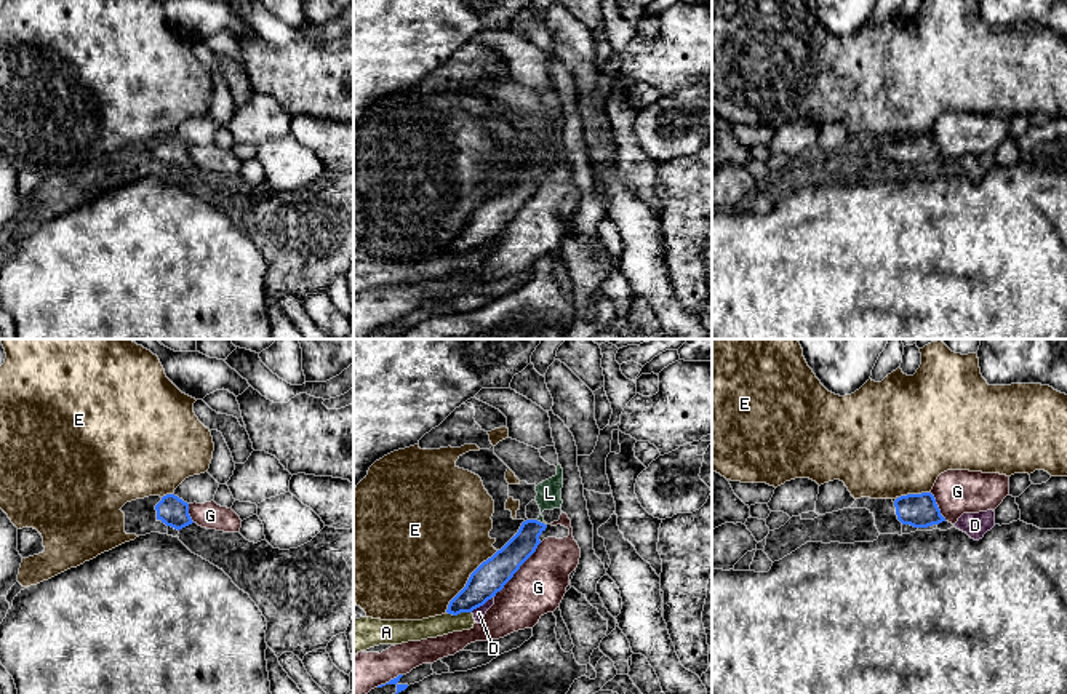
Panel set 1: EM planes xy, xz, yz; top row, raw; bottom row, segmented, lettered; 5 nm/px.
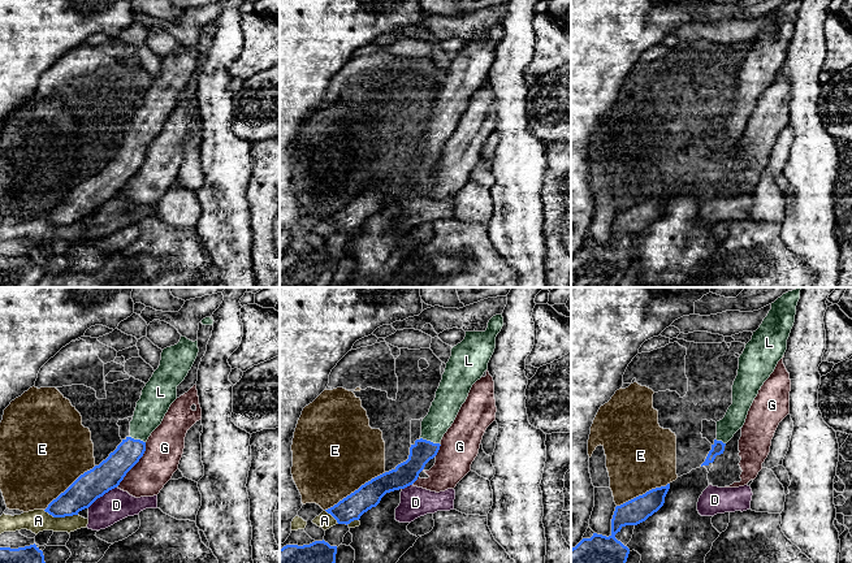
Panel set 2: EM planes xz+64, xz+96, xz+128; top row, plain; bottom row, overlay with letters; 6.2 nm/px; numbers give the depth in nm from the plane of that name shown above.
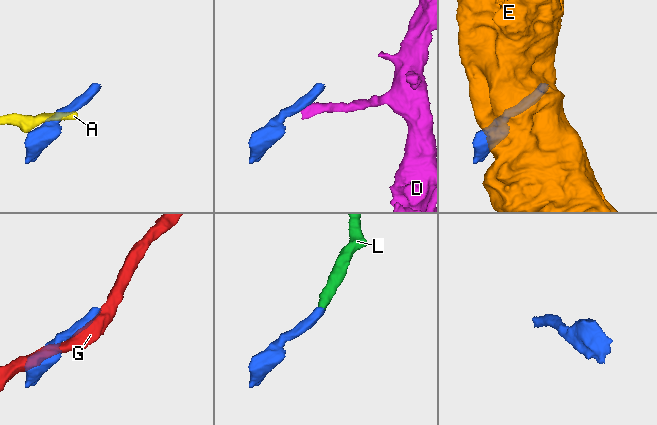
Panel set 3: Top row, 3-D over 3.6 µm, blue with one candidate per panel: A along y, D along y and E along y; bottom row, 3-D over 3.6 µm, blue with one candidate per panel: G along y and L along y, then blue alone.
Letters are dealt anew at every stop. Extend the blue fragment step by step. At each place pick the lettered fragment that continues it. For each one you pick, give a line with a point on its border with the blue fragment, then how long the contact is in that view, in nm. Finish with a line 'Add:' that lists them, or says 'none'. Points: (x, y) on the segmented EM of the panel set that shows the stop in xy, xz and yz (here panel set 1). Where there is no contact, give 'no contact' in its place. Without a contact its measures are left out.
L: meets blue in xz at (539, 522); contact 60 nm long
Add: L

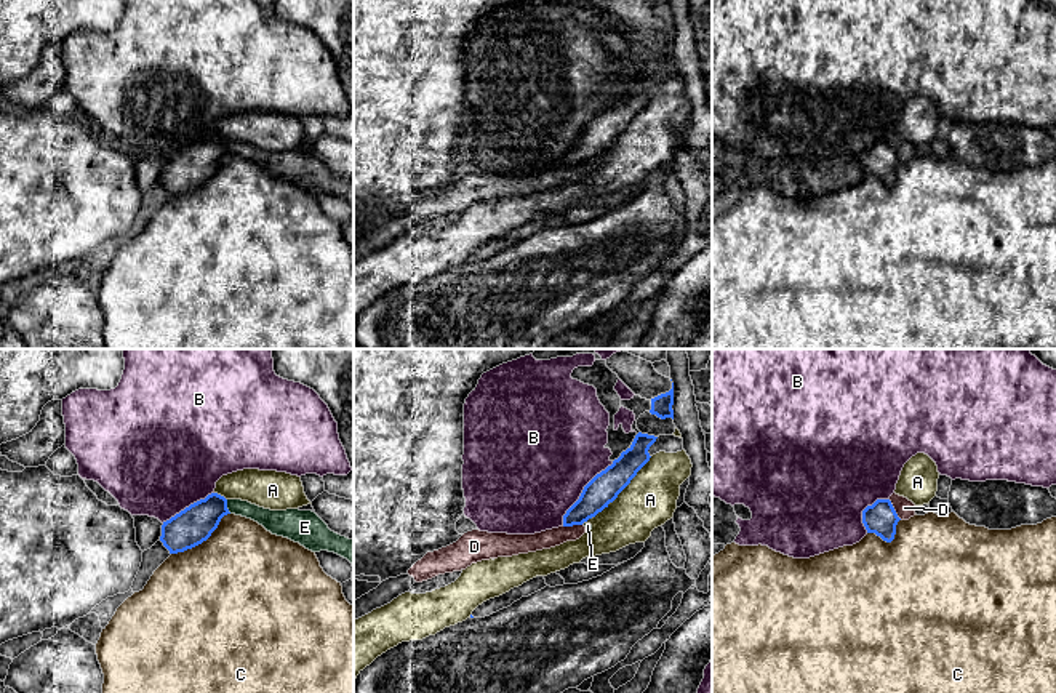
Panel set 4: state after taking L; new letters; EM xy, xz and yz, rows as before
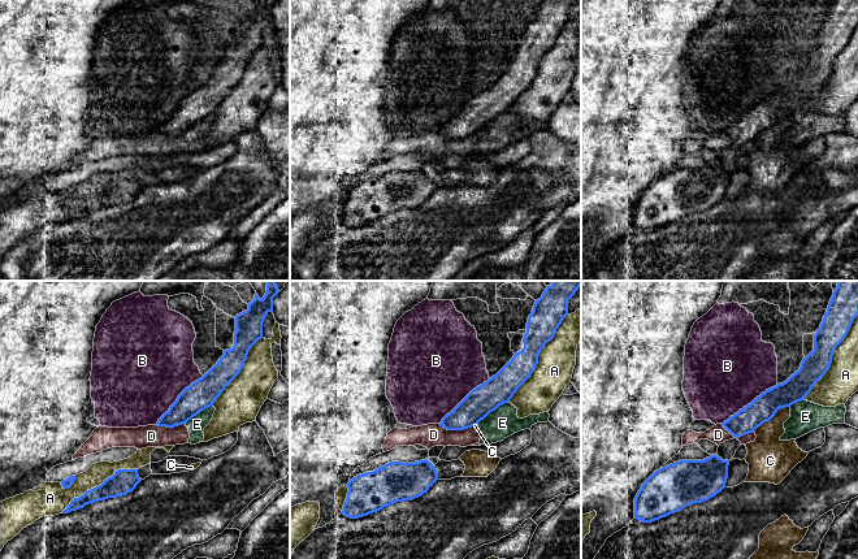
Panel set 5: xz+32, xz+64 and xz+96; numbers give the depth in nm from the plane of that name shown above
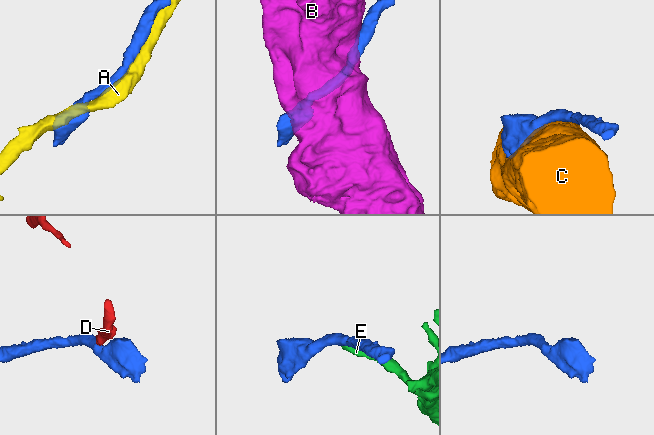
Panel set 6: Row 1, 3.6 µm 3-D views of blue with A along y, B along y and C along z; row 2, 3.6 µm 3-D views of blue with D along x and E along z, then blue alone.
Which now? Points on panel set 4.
Add: none

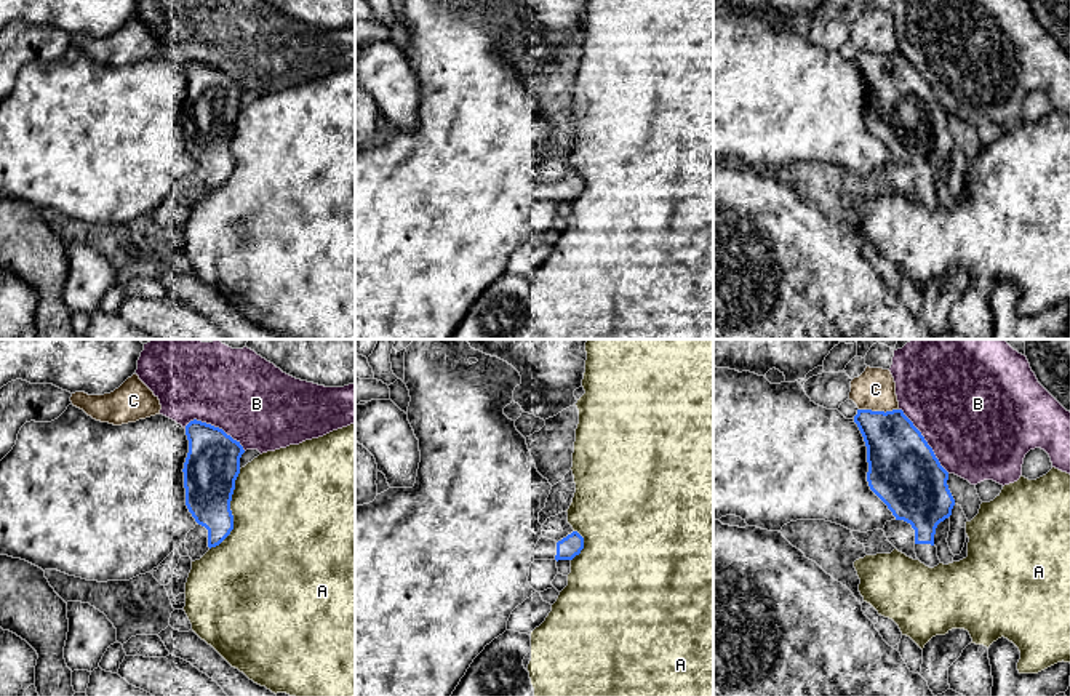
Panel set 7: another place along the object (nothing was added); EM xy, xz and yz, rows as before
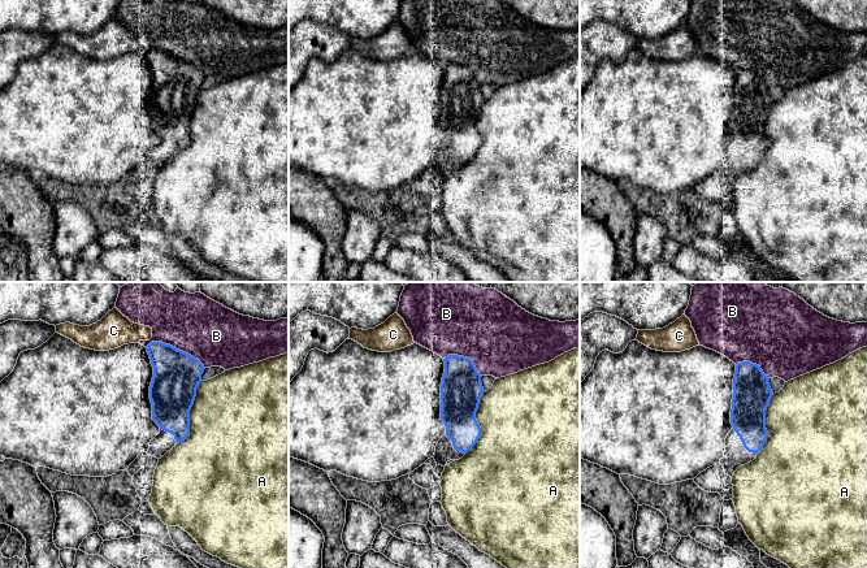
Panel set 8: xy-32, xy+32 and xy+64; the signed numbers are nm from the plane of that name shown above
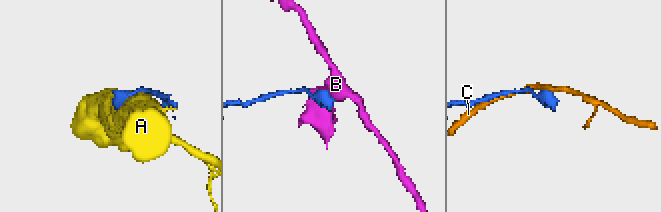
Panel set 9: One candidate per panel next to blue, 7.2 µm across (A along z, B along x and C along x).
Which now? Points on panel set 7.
Add: none

